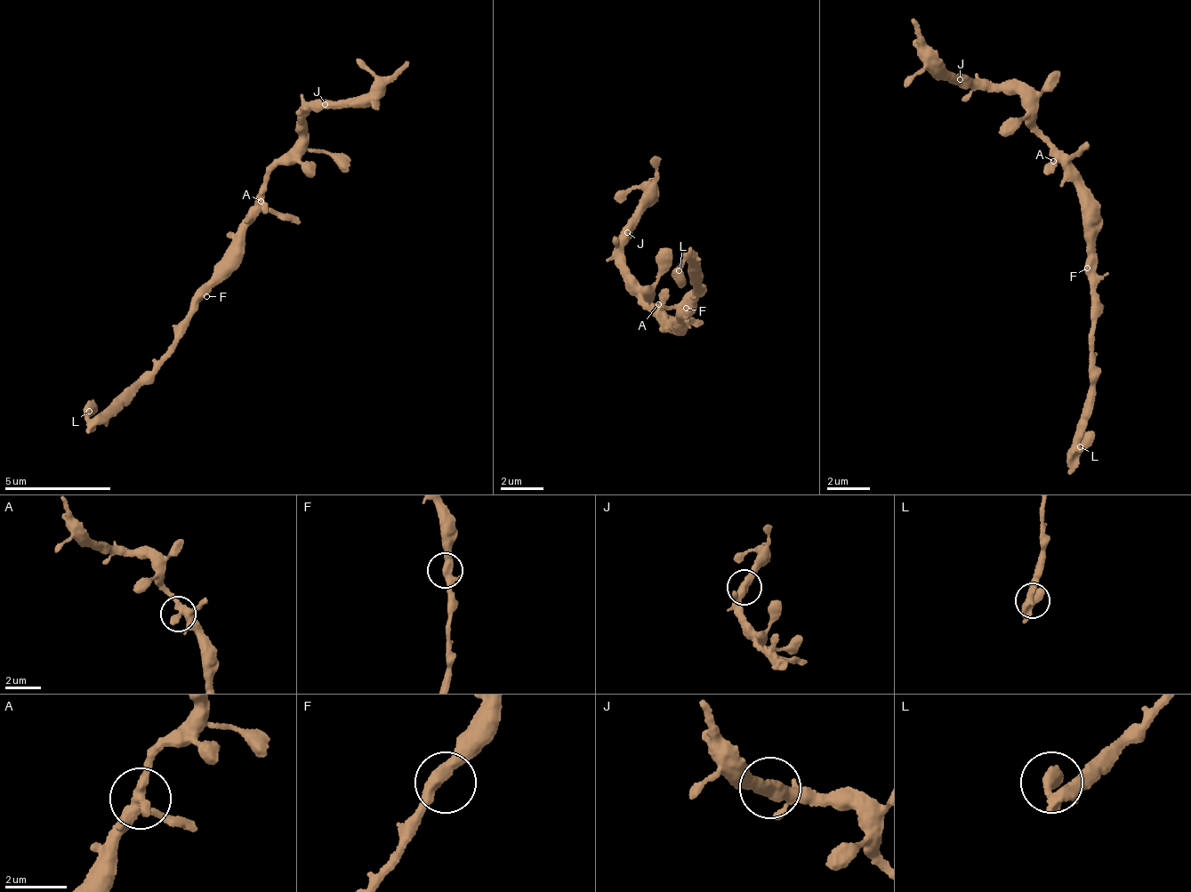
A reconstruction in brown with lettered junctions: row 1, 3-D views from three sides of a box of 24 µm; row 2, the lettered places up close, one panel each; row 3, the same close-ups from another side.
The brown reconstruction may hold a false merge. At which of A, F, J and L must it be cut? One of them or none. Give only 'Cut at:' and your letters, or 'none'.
Cut at: none

